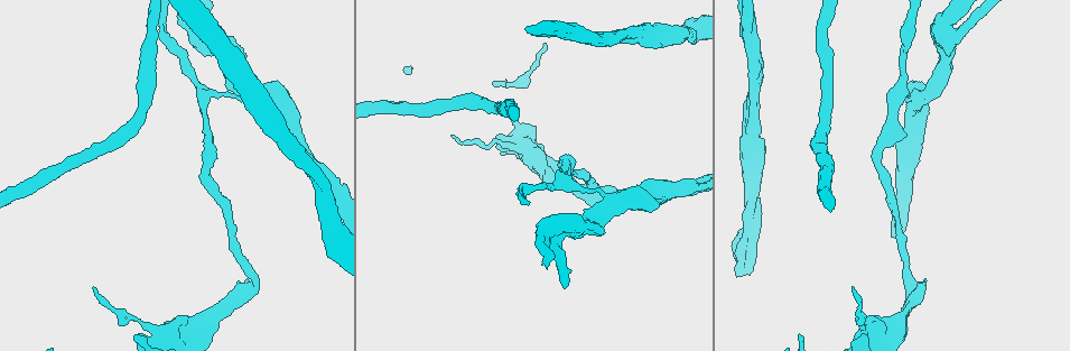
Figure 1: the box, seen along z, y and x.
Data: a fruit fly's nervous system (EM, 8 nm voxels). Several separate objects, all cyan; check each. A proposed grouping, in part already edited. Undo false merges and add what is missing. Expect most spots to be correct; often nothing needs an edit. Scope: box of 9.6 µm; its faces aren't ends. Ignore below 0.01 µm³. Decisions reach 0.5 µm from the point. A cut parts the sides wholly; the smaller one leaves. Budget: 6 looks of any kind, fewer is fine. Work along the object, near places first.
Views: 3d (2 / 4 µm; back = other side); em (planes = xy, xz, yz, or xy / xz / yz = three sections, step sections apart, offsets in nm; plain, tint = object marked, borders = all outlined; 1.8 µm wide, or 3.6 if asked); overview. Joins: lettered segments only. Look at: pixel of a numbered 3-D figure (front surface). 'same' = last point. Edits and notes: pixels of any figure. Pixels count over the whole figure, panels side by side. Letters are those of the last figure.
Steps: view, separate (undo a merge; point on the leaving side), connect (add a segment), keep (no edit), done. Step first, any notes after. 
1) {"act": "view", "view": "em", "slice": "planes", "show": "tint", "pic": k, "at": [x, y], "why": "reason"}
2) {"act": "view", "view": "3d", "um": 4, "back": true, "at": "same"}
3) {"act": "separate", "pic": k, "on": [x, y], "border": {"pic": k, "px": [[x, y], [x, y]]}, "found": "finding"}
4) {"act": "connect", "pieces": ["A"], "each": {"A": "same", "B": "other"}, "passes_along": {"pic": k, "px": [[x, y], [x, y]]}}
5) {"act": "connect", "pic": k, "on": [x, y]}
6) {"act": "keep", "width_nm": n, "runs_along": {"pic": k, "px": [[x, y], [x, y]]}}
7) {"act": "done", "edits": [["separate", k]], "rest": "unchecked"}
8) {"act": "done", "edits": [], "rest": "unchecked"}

{"act": "view", "view": "em", "um": 3.6, "slice": "planes", "show": "tint", "pic": 1, "at": [339, 231], "why": "sudden change in width"}

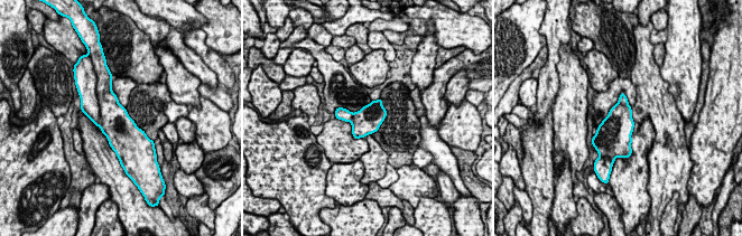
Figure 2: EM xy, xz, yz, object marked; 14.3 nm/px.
{"act": "view", "view": "em", "um": 3.6, "slice": "planes", "show": "borders", "at": "same", "why": "see the neighbours"}

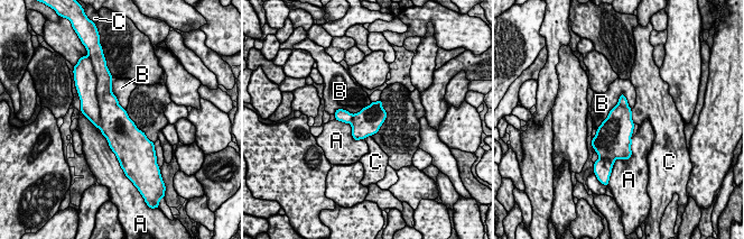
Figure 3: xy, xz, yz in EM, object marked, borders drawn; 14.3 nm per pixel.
{"act": "keep", "width_nm": 380, "each": {"A": "other", "B": "other", "C": "other"}, "border": {"pic": 3, "px": [[623, 92], [617, 103], [596, 128]]}, "found": "one cell here"}

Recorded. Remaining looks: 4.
{"act": "view", "view": "3d", "um": 4, "pic": 1, "at": [557, 29]}

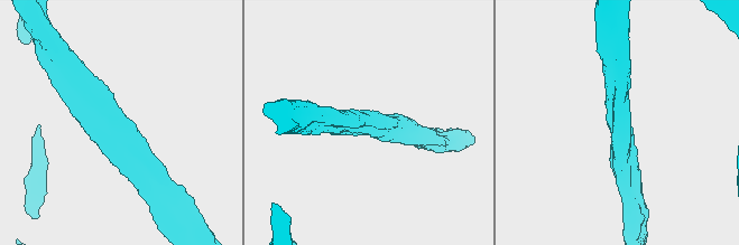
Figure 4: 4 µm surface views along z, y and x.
{"act": "view", "view": "em", "slice": "planes", "show": "borders", "pic": 4, "at": [111, 135]}

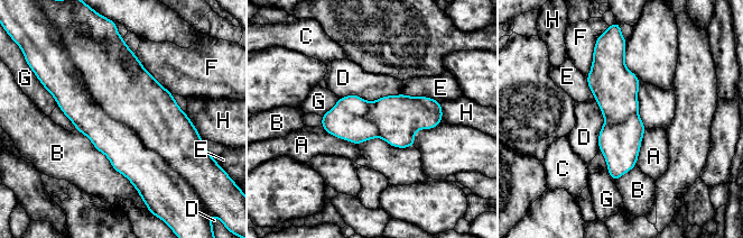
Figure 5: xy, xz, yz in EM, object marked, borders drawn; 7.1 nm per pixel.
{"act": "keep", "each": {"A": "other", "B": "other", "C": "other", "D": "other", "E": "other", "F": "other", "G": "other", "H": "other"}, "border": {"pic": 5, "px": [[399, 93], [340, 98]]}, "found": "one cell here"}

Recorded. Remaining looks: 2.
{"act": "view", "view": "em", "slice": "xy", "step": 16, "show": "borders", "pic": 1, "at": [140, 323], "why": "sudden change in width"}

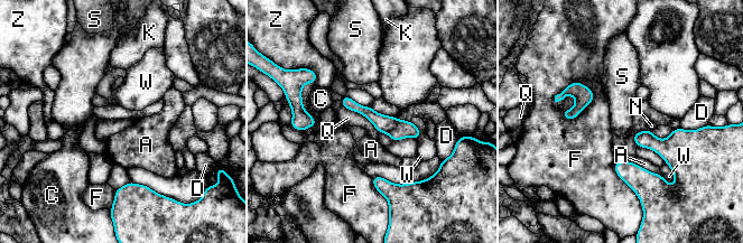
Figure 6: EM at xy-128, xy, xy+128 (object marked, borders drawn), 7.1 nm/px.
{"act": "keep", "each": {"A": "other", "C": "other", "D": "other", "F": "other", "K": "other", "N": "other", "Q": "other", "S": "other", "W": "other", "Z": "other"}, "runs_along": {"pic": 6, "px": [[344, 99], [417, 136]]}, "found": "one cell here"}

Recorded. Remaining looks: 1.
{"act": "done", "edits": [], "rest": "unchecked"}

